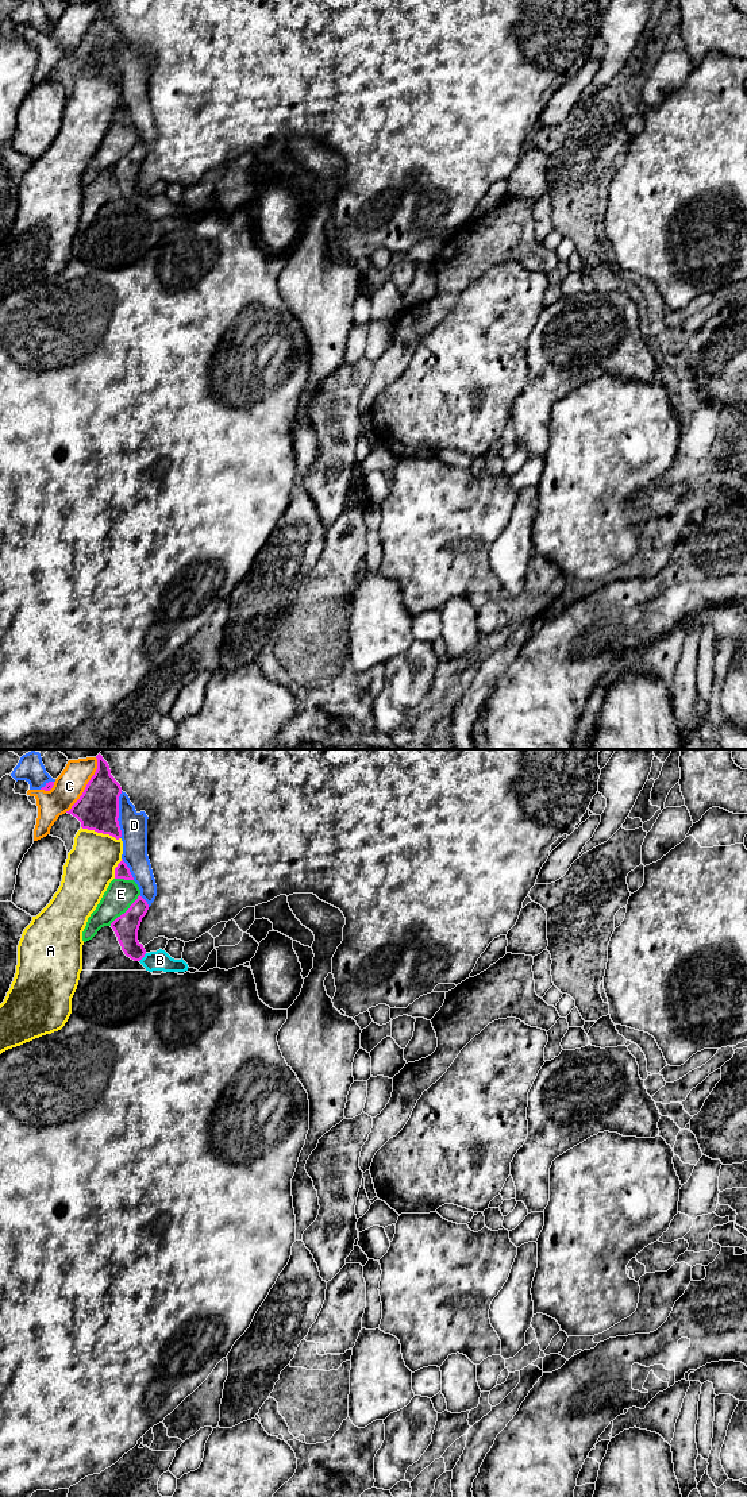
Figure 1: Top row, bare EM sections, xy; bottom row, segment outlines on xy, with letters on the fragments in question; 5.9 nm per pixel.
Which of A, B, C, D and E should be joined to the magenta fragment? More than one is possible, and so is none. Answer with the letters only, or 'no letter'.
B

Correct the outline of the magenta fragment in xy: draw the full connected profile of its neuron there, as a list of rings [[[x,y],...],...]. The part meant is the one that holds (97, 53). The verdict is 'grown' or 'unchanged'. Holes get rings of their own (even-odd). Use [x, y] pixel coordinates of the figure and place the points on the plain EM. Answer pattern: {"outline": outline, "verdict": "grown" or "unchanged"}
{"outline": [[[96,0],[97,13],[88,26],[80,43],[72,50],[72,58],[81,66],[82,73],[109,78],[119,84],[122,74],[119,70],[119,40],[120,28],[111,19],[108,7],[103,0]]], "verdict": "unchanged"}

